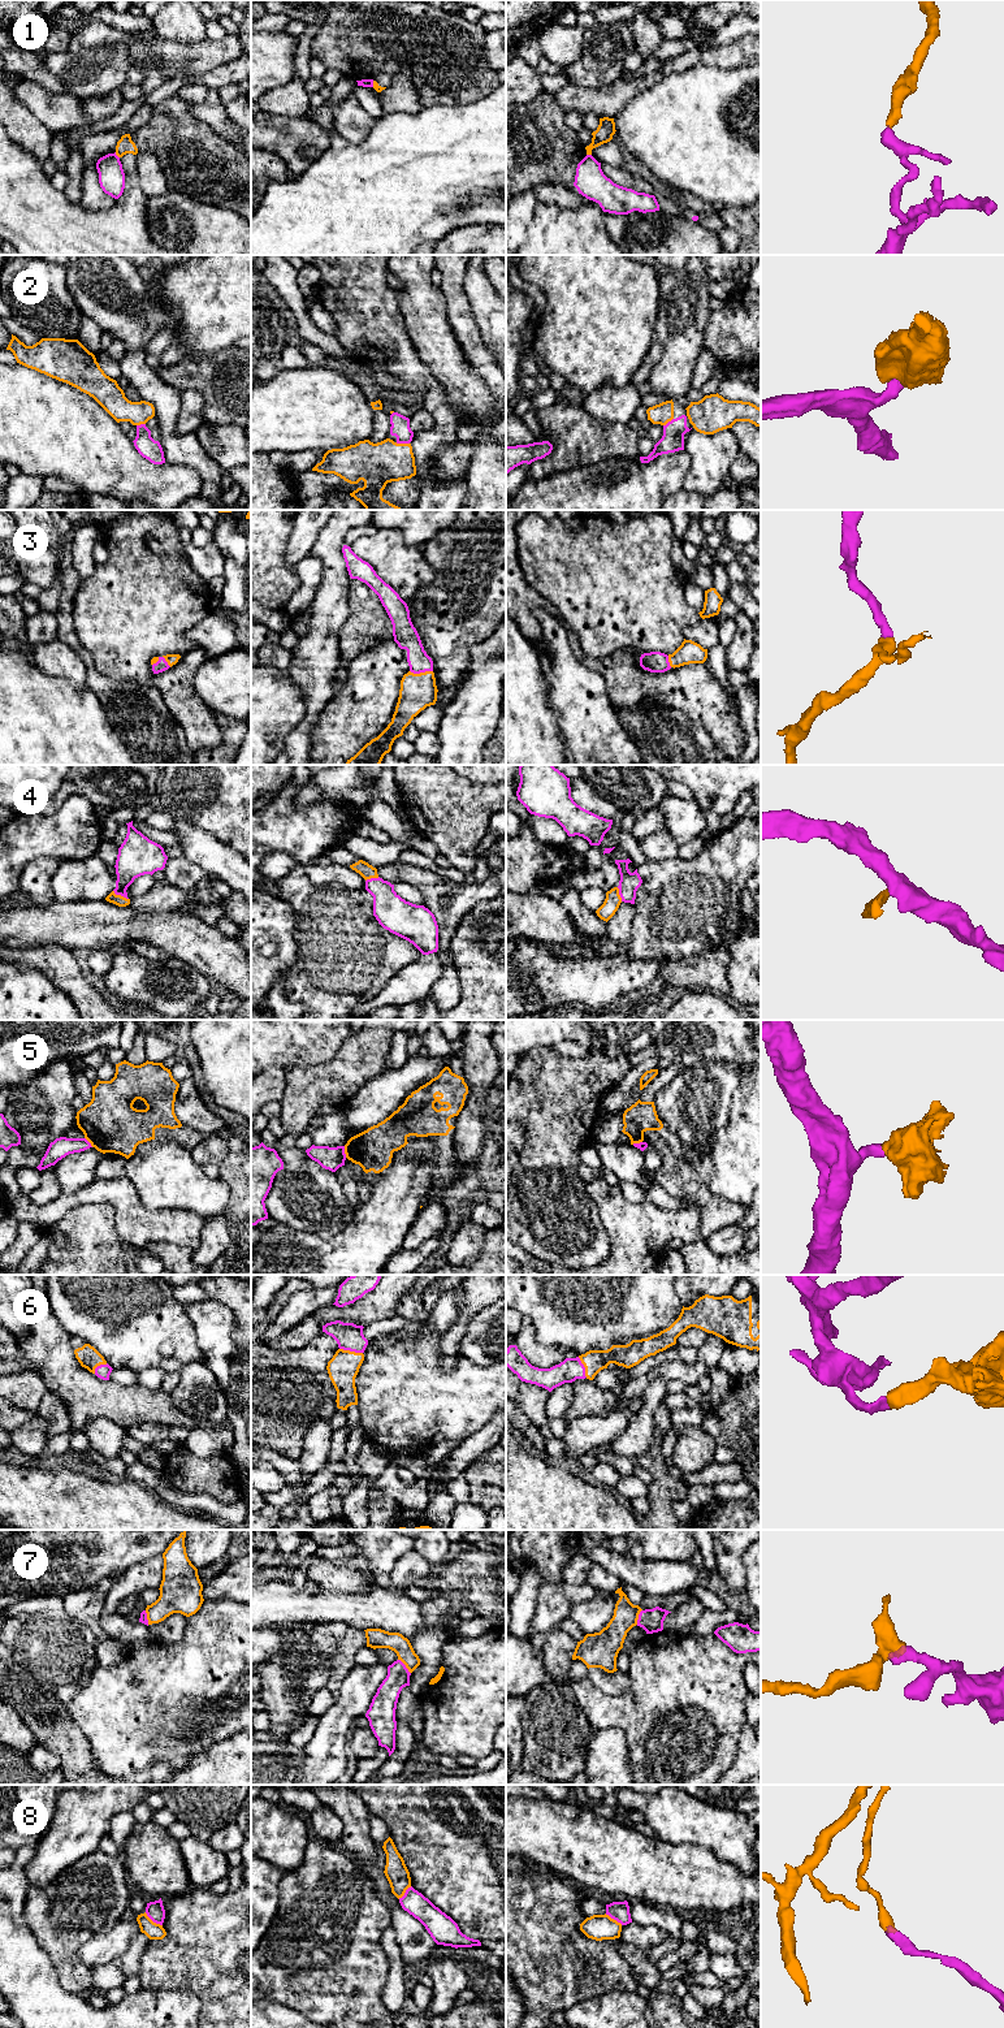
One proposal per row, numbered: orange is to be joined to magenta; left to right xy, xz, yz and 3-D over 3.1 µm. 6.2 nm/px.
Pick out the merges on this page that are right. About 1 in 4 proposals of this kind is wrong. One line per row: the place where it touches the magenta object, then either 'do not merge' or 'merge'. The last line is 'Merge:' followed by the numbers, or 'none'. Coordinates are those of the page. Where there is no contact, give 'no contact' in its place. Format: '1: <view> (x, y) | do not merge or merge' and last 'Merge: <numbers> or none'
1: xy (116, 155) | do not merge
2: xz (402, 442) | merge
3: xz (422, 671) | merge
4: xy (120, 894) | merge
5: xz (343, 1151) | do not merge
6: xz (351, 1350) | merge
7: xz (405, 1667) | merge
8: xy (154, 1921) | do not merge
Merge: 2, 3, 4, 6, 7

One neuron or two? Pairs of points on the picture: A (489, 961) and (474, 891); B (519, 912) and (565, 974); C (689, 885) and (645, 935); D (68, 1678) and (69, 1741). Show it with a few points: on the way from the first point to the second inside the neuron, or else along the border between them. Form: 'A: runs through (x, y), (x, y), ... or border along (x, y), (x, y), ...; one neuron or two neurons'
A: border along (492, 898), (480, 902), (462, 920), (457, 929); two neurons
B: border along (527, 938), (542, 943); two neurons
C: runs through (683, 898), (658, 922); one neuron
D: border along (40, 1685), (64, 1704); two neurons

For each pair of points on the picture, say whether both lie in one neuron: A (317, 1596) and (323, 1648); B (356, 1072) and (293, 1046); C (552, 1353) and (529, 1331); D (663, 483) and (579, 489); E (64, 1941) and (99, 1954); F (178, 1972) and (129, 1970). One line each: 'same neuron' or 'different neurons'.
A: different neurons
B: different neurons
C: same neuron
D: same neuron
E: different neurons
F: different neurons

